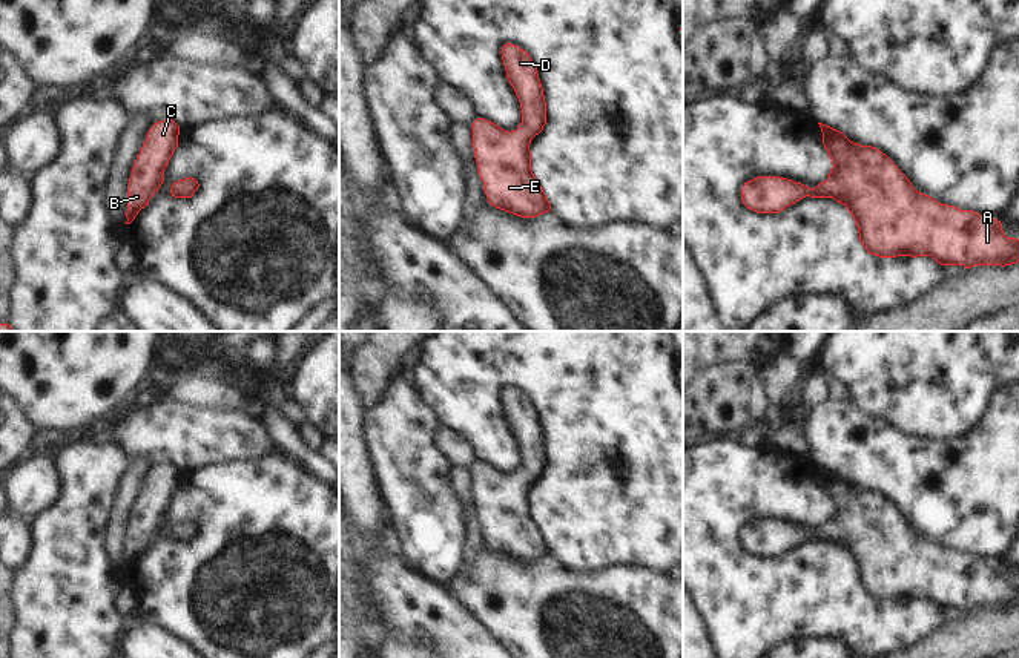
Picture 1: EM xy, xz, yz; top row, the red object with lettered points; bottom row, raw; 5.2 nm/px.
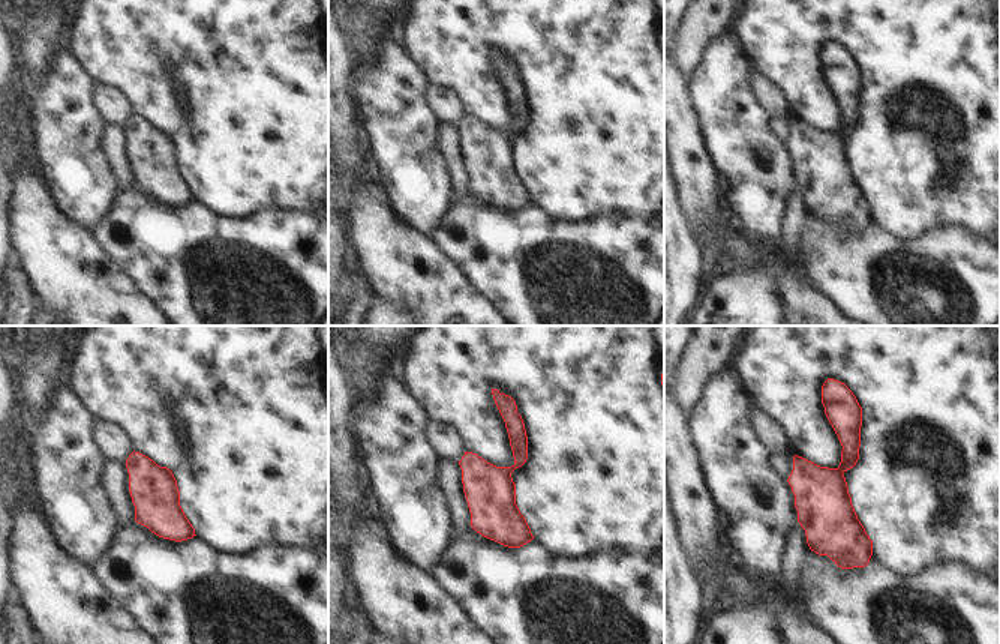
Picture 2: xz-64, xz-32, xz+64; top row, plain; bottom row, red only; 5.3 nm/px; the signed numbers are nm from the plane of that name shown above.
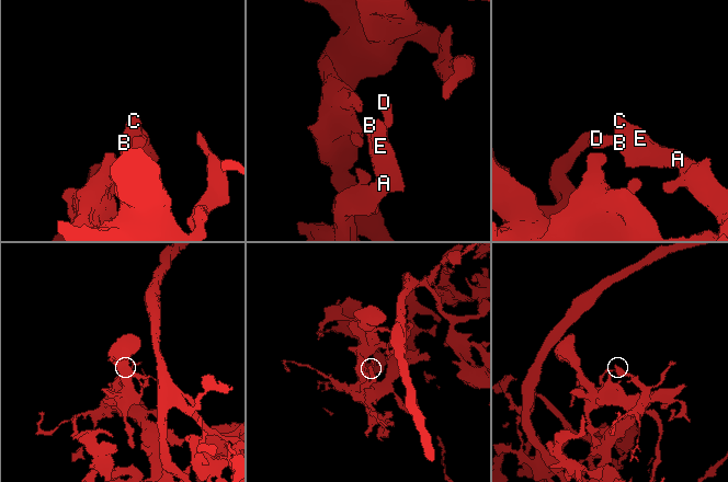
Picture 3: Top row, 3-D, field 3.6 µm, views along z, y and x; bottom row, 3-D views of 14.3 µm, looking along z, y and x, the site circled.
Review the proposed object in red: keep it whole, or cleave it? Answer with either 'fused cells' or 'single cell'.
single cell

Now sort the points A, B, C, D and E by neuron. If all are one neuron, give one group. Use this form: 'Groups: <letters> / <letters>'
Groups: A B C D E

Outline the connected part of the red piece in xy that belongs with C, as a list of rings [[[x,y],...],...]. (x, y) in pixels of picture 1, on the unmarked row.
[[[173,463],[155,466],[135,503],[127,534],[126,568],[149,549],[149,543],[164,525],[164,514],[178,491],[180,469]]]

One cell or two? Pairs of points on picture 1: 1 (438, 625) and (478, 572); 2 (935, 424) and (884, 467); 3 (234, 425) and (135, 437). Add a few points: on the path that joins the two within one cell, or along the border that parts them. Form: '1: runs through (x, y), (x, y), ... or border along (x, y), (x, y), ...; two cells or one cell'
1: border along (447, 583), (484, 623); two cells
2: border along (887, 422), (926, 439), (958, 436); two cells
3: runs through (209, 434), (160, 434); one cell

